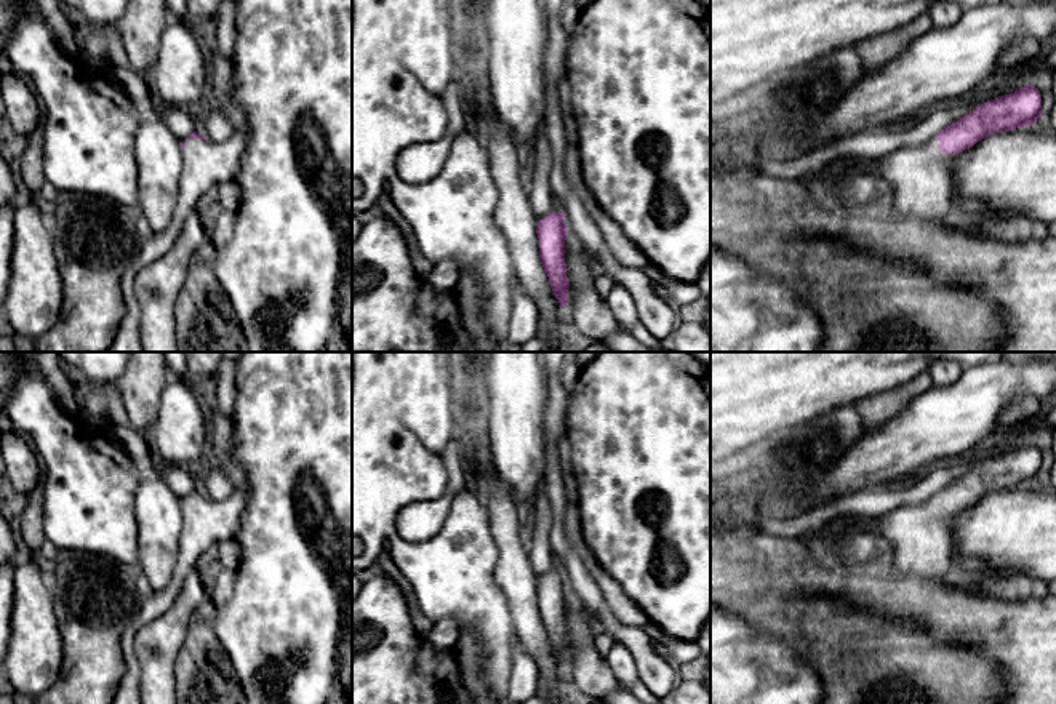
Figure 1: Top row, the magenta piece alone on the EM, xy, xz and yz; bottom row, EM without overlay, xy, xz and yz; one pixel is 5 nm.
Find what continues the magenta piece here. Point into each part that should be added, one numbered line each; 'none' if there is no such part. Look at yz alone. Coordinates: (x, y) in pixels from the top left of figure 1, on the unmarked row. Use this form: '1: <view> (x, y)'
1: yz (917, 535)

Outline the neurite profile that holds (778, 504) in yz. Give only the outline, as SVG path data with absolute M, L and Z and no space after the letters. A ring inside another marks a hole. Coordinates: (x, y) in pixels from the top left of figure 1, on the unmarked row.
M773 493L757 502L757 512L766 518L789 518L829 504L840 496L798 496L794 493Z

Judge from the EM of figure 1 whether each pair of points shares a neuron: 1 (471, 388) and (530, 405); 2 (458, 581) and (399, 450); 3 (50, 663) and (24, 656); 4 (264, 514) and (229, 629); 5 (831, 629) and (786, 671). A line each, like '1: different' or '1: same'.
1: different
2: same
3: same
4: same
5: different

